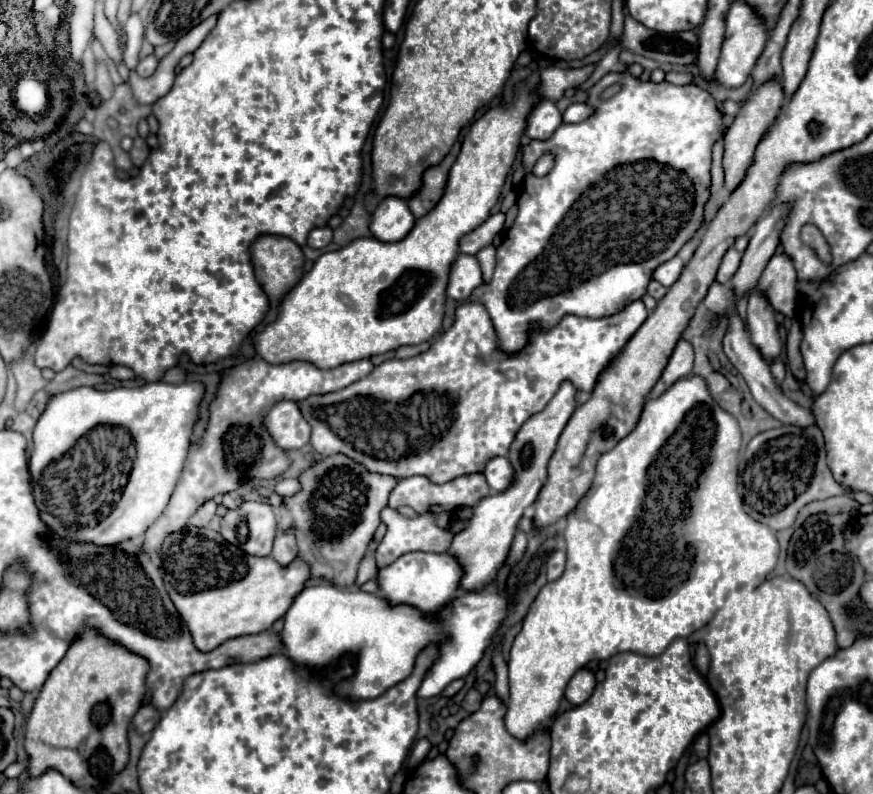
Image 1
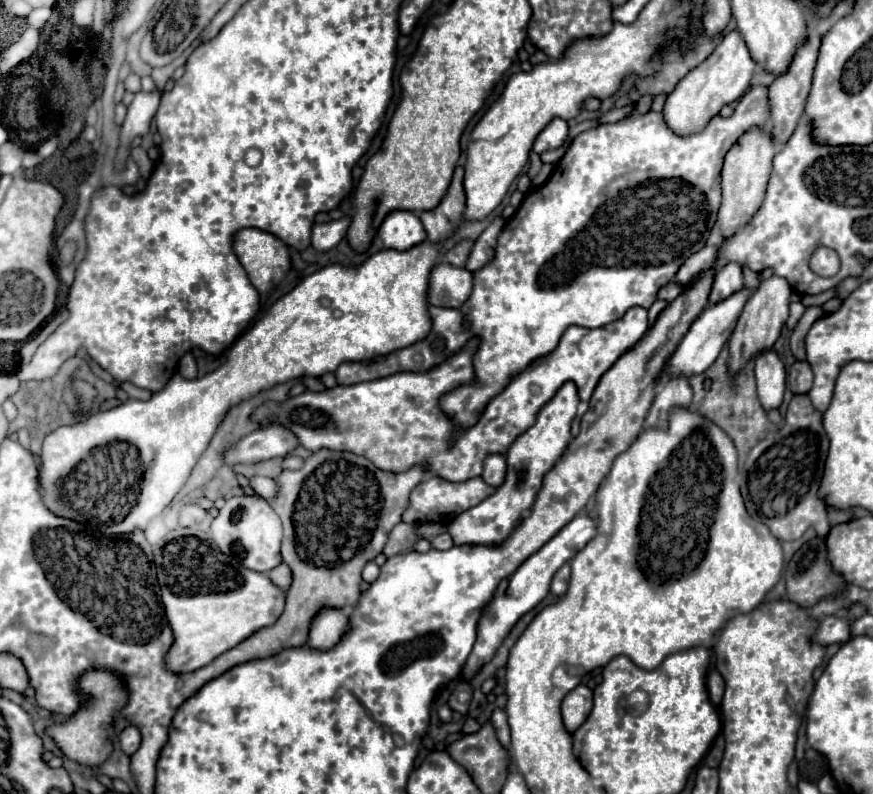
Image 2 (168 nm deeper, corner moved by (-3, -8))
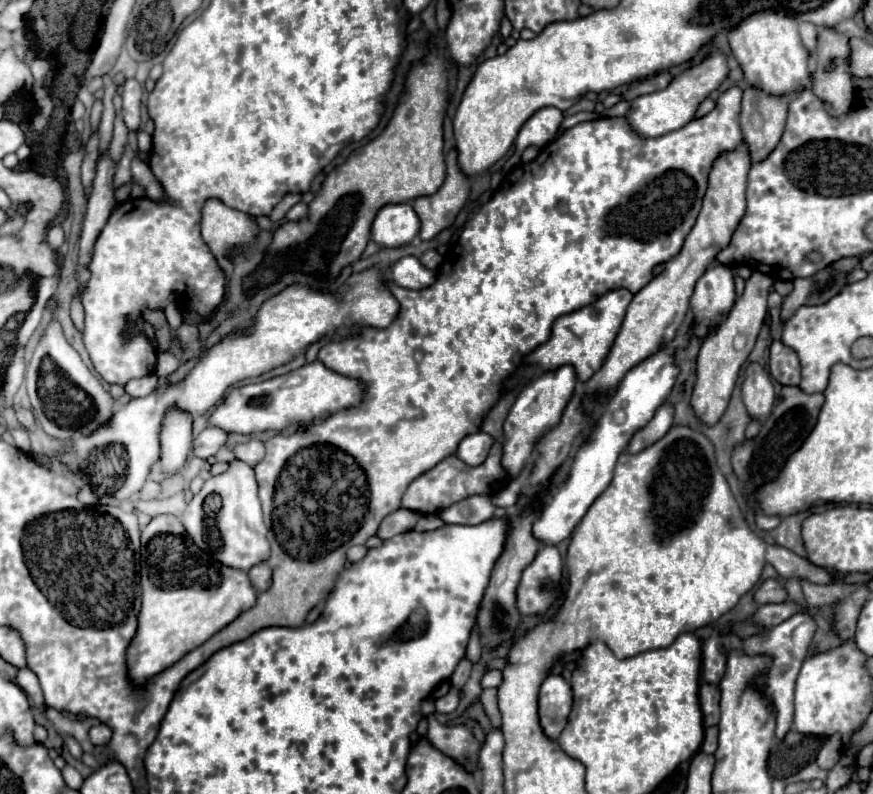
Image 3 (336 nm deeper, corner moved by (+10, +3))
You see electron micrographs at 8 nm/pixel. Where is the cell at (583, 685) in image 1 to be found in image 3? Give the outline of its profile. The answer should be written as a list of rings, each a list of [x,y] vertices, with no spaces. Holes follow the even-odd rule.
[[[548,676],[538,692],[538,718],[548,738],[558,738],[572,708],[572,688],[562,676]]]

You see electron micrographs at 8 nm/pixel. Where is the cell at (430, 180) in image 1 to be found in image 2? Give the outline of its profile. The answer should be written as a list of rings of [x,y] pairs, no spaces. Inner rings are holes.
[[[457,167],[451,179],[451,185],[443,197],[443,201],[431,209],[423,211],[419,217],[427,231],[429,241],[447,239],[453,229],[461,223],[465,209],[465,193],[463,193],[463,167]]]

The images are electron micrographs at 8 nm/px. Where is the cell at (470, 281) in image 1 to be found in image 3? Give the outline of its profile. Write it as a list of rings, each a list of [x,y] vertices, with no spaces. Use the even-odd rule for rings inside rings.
[[[406,256],[406,258],[396,260],[392,264],[392,268],[390,268],[390,274],[392,274],[392,280],[398,286],[412,288],[412,290],[420,290],[420,288],[432,286],[434,280],[436,280],[436,272],[424,268],[420,264],[420,260],[414,258],[414,256]]]

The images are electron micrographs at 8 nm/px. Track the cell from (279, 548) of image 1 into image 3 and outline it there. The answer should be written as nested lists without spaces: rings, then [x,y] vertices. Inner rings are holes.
[[[262,562],[262,564],[254,566],[254,568],[248,572],[248,578],[250,578],[250,582],[252,582],[252,586],[254,586],[256,592],[264,592],[264,590],[270,588],[272,570],[270,570],[270,566],[268,566],[266,562]]]

